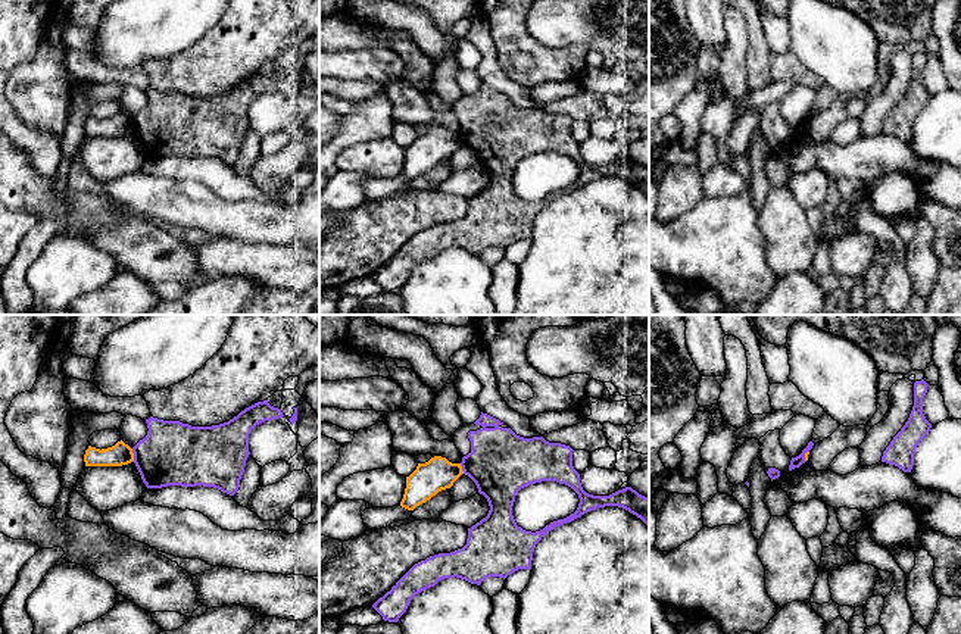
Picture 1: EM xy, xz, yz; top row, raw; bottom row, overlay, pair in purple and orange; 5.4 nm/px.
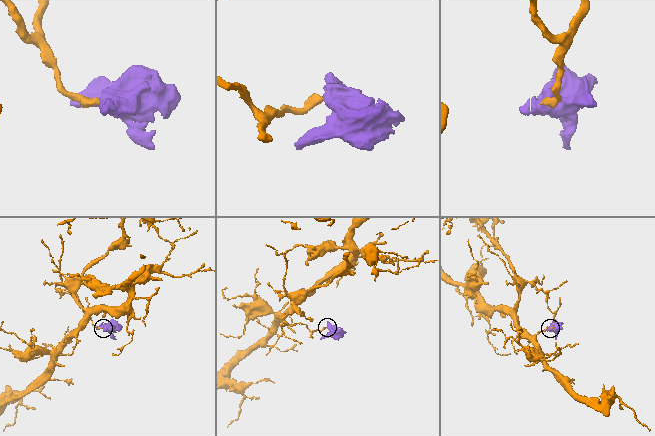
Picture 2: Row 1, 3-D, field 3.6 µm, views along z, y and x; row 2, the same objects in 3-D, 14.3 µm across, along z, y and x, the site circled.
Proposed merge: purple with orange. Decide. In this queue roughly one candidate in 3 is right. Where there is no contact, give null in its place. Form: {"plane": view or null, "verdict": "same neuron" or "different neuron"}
{"plane": "xy", "verdict": "different neuron"}

